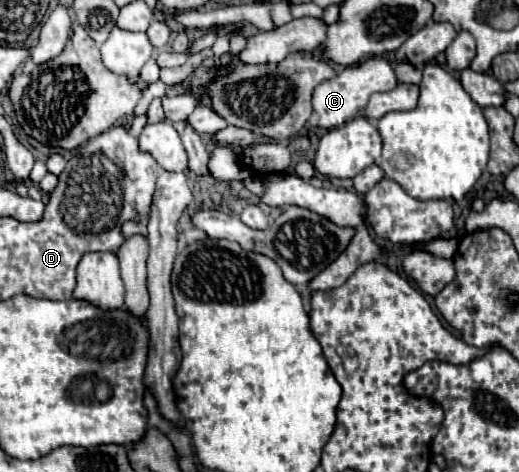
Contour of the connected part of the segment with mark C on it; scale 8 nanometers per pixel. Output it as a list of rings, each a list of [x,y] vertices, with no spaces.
[[[372,57],[372,59],[366,59],[358,65],[346,67],[336,77],[322,81],[312,93],[312,107],[314,107],[314,113],[318,115],[318,127],[332,129],[332,127],[344,125],[348,119],[354,119],[358,115],[358,111],[362,111],[366,107],[368,97],[372,93],[392,91],[396,85],[398,85],[396,75],[392,73],[392,67],[386,59]]]

